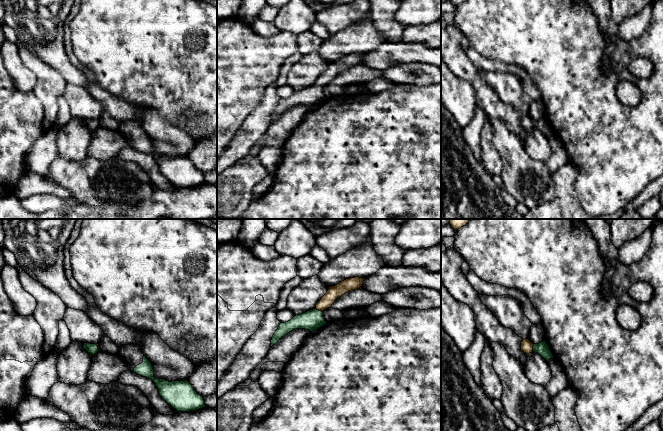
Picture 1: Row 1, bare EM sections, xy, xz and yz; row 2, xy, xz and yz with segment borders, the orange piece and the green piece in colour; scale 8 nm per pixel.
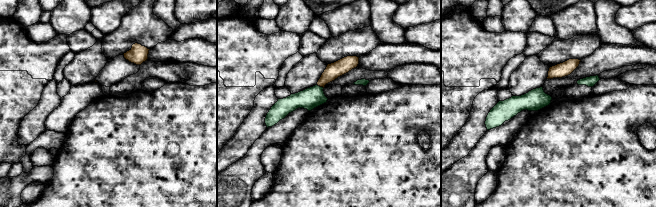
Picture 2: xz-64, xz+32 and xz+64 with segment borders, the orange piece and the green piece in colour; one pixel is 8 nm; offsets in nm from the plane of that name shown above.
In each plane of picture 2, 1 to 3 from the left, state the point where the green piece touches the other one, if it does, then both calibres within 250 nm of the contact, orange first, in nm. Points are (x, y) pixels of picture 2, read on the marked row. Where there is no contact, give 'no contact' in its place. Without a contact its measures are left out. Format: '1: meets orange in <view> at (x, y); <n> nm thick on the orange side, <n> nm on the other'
1: no contact
2: meets orange in xz+32 at (320, 86); 130 nm thick on the orange side, 170 nm on the other
3: no contact

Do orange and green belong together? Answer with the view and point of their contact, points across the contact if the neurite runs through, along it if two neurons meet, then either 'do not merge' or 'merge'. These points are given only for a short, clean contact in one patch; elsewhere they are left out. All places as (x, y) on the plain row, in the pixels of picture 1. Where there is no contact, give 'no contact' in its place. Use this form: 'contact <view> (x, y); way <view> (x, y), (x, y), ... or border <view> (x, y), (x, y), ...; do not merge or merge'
contact yz (532, 124); way yz (526, 122), (532, 124), (542, 125); merge

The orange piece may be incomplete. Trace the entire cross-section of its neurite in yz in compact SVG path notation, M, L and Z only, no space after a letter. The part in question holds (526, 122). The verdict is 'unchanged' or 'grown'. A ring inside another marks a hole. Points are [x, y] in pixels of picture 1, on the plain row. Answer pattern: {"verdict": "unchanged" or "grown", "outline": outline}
{"verdict": "grown", "outline": "M524 115L521 118L521 127L529 130L532 128L538 129L541 133L543 133L546 137L551 134L554 134L548 120L546 117L543 117L539 120L533 120L529 115Z"}

